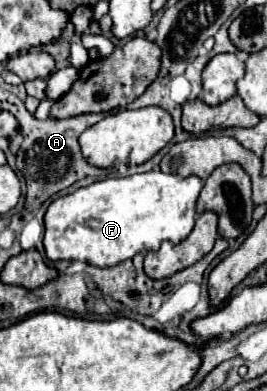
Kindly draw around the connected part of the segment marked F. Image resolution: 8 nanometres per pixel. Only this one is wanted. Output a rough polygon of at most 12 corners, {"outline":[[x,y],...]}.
{"outline":[[151,170],[45,212],[45,256],[109,268],[179,244],[203,180]]}

